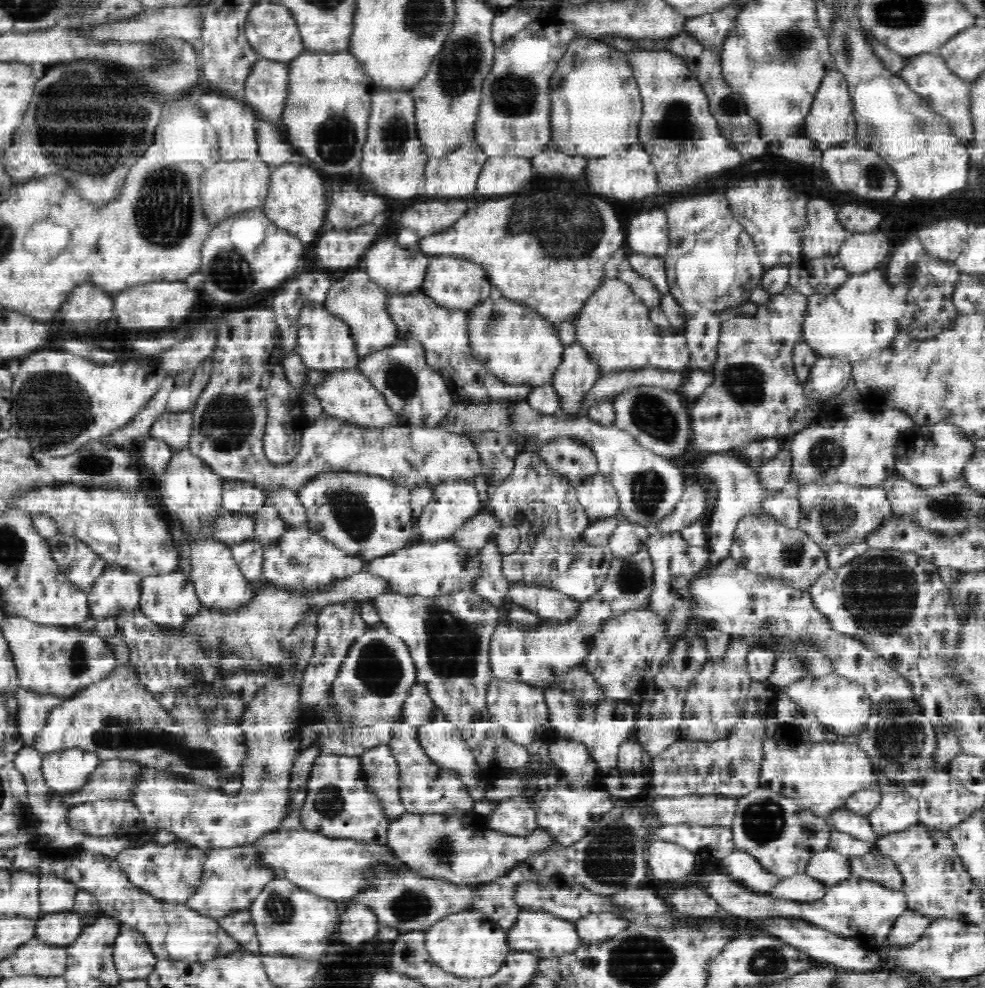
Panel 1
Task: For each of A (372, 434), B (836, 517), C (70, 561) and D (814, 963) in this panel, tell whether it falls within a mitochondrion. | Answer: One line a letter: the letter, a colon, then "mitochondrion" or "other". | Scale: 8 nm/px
A: other
B: mitochondrion
C: mitochondrion
D: other

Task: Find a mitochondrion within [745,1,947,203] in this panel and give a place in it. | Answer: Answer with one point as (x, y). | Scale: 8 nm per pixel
(792, 42)

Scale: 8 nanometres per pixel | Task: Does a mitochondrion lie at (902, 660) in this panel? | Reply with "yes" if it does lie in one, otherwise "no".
no

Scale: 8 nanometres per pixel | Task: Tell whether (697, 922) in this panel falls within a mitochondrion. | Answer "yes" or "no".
no

